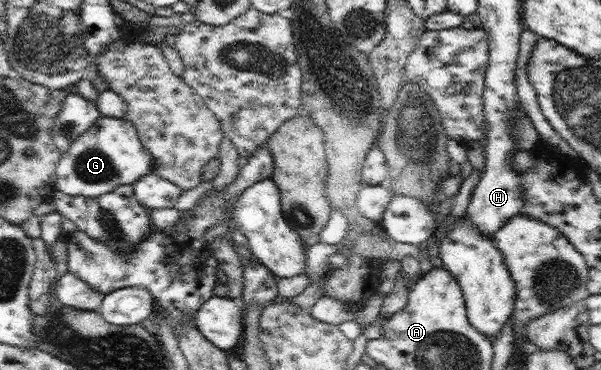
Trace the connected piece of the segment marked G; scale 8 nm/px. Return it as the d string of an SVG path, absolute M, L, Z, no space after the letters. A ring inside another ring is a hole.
M100 116L61 154L56 166L56 190L74 197L97 197L122 184L133 184L151 173L153 160L143 148L135 126L124 118Z

